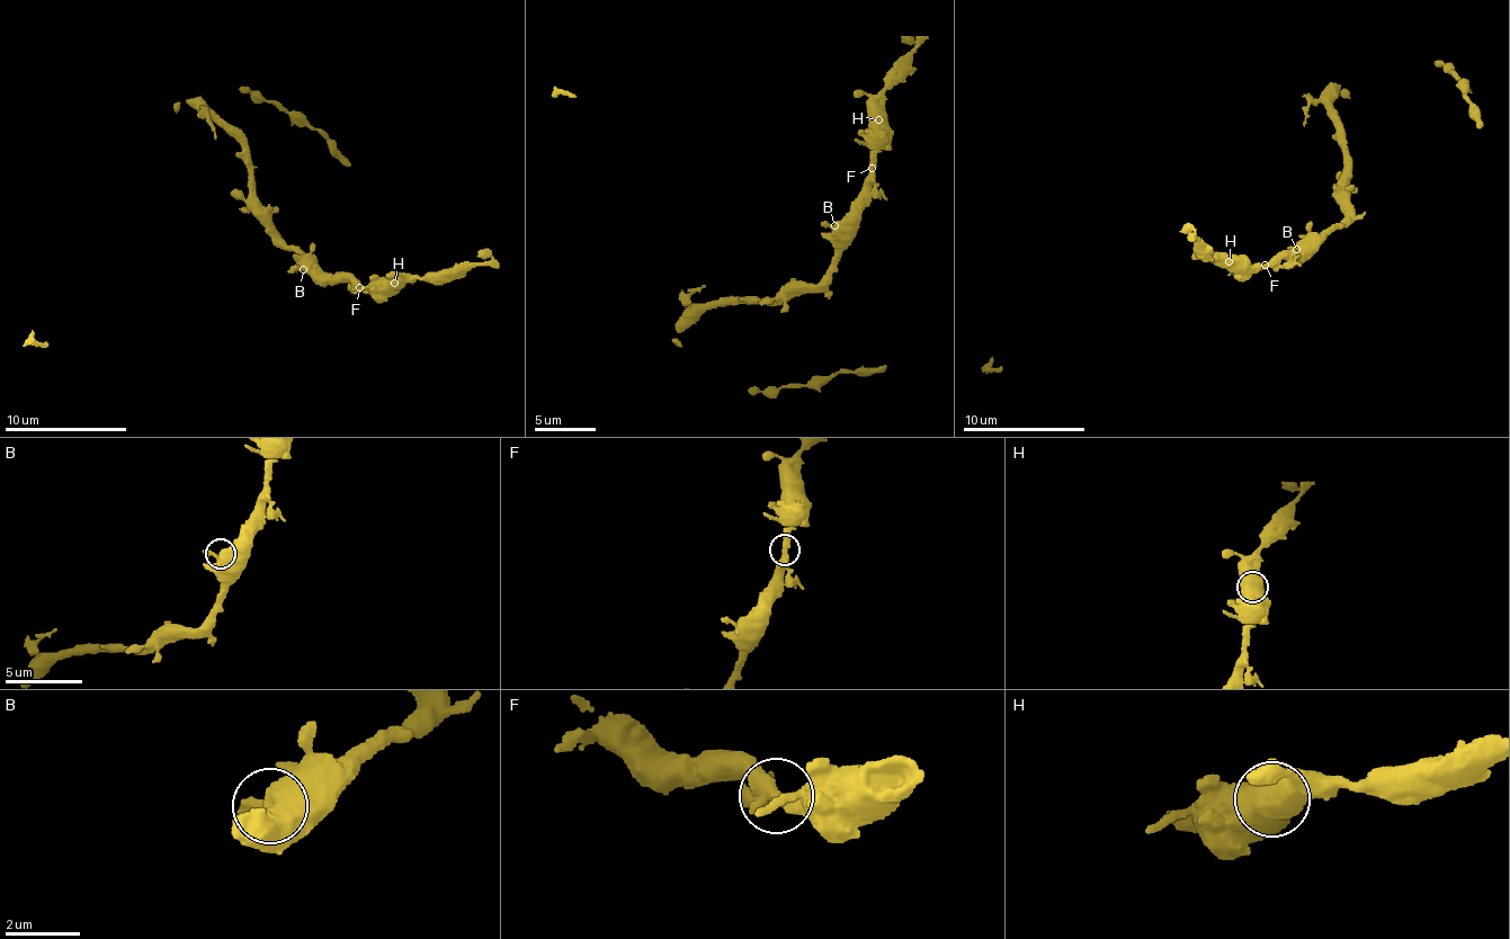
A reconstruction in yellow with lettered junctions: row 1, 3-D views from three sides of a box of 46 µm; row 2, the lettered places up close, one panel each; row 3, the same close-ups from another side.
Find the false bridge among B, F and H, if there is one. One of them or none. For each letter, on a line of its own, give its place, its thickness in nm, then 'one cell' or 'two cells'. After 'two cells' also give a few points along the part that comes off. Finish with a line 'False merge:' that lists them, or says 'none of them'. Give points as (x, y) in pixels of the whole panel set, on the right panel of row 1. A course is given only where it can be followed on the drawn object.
B: place (1296, 249); calibre 500 nm; one cell
F: place (1265, 265); calibre 300 nm; one cell
H: place (1229, 261); calibre 800 nm; one cell
False merge: none of them

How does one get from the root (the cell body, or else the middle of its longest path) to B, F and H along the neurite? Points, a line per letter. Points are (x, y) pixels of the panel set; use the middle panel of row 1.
B: (833, 255), (834, 225)
F: (833, 255), (841, 226), (859, 214), (859, 193), (873, 167)
H: (833, 255), (841, 226), (859, 214), (859, 193), (873, 164), (874, 122), (878, 119)

